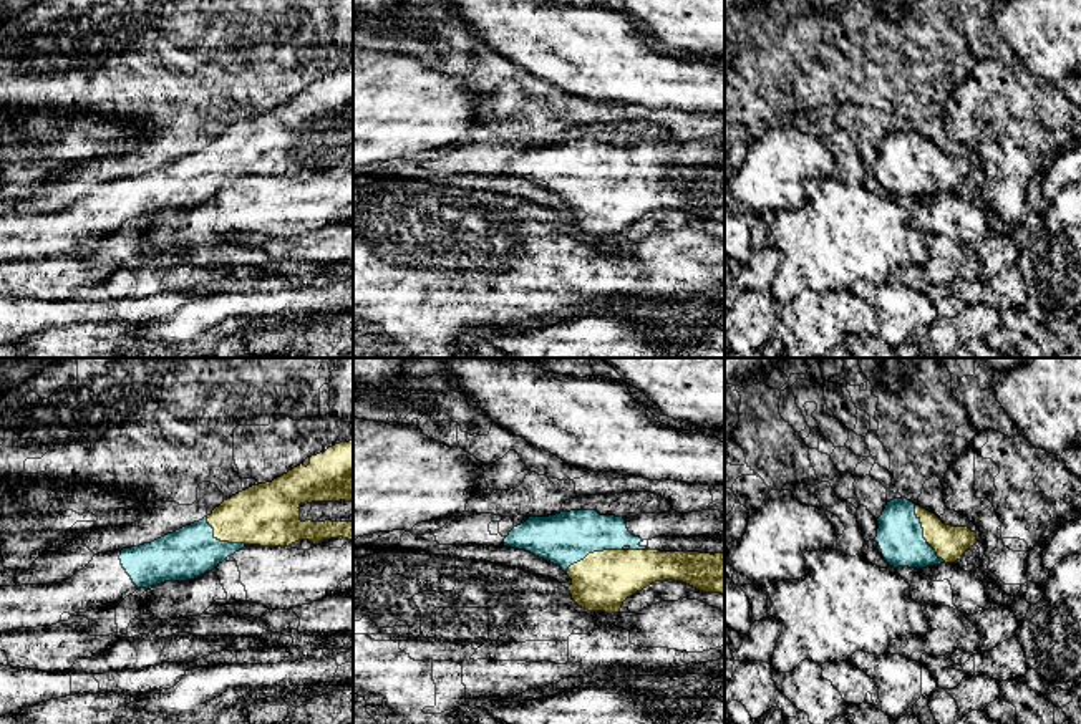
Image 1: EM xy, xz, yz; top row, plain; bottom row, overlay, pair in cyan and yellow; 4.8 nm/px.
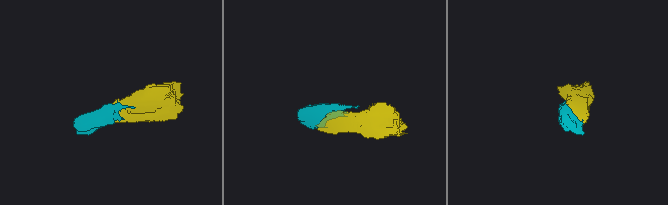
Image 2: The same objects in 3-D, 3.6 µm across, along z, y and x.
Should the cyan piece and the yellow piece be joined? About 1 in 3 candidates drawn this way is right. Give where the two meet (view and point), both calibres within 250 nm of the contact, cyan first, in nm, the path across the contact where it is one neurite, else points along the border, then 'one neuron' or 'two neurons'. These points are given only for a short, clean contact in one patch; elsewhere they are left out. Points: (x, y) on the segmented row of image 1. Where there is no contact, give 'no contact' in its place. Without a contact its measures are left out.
yz (922, 535) | 220/160 nm | one neuron

